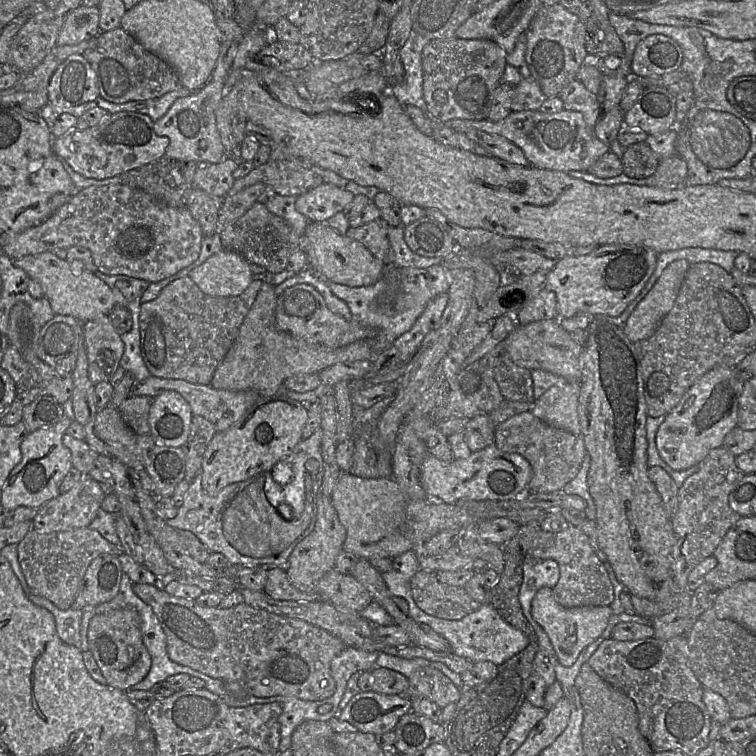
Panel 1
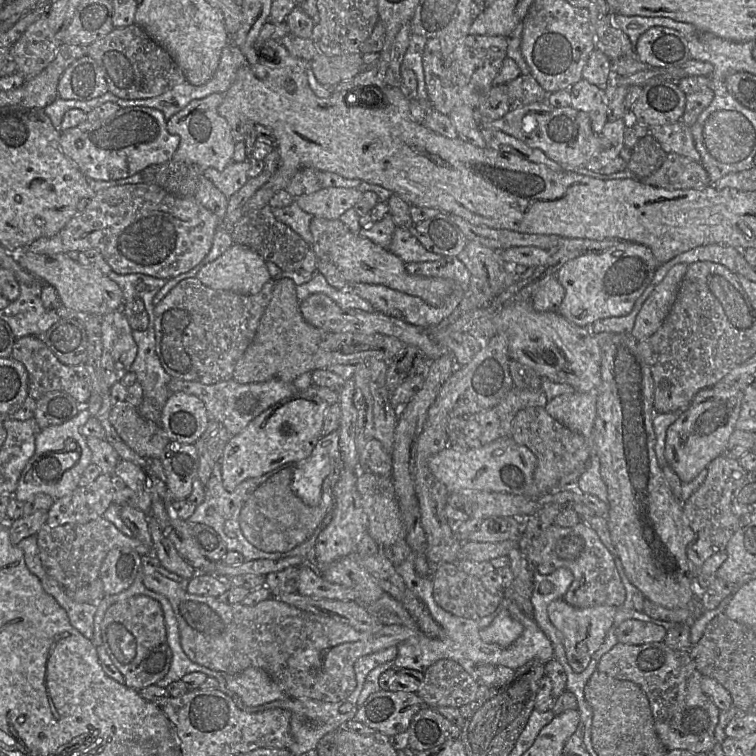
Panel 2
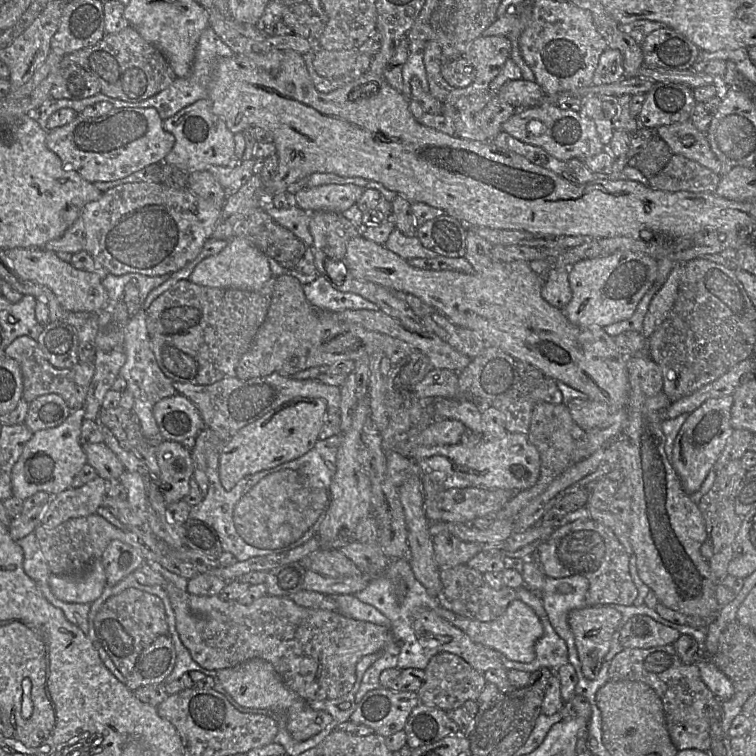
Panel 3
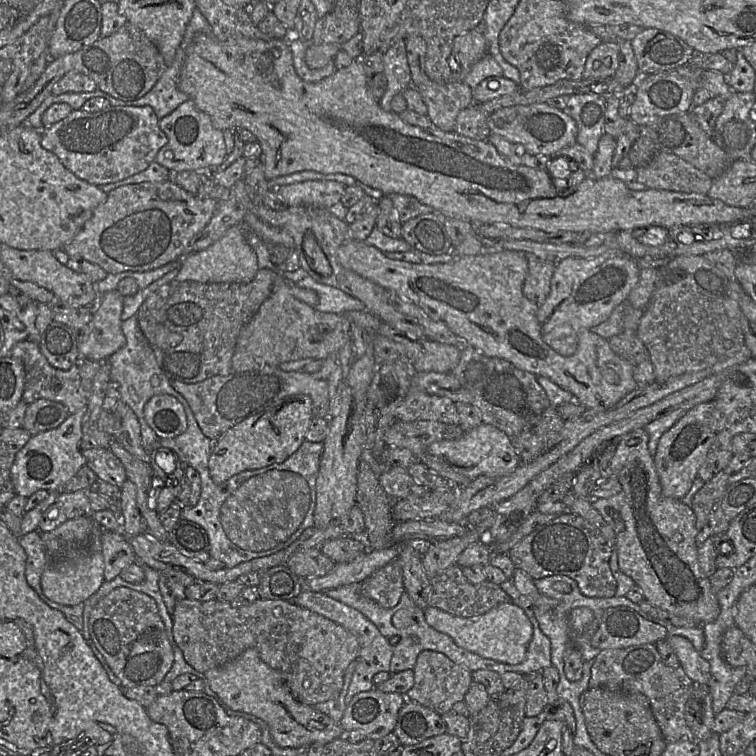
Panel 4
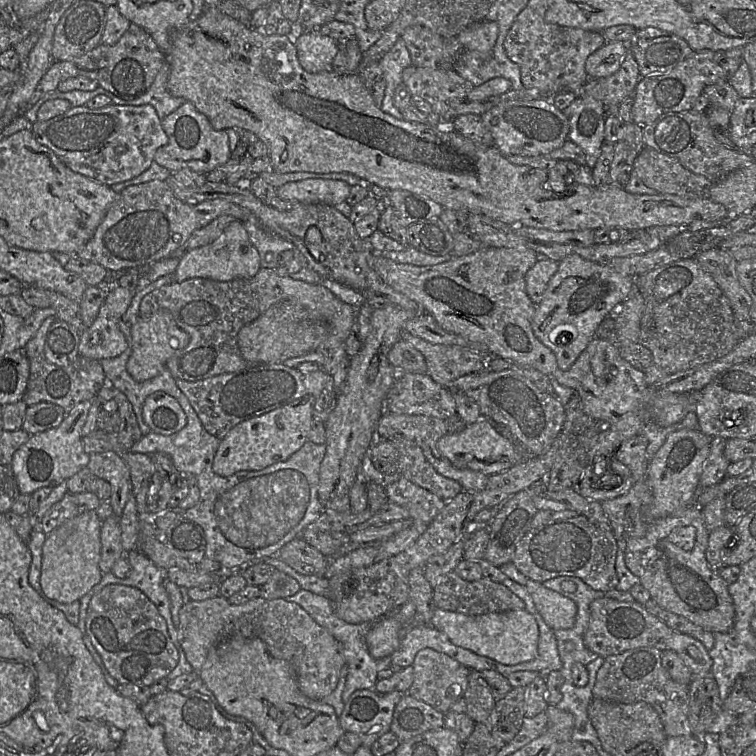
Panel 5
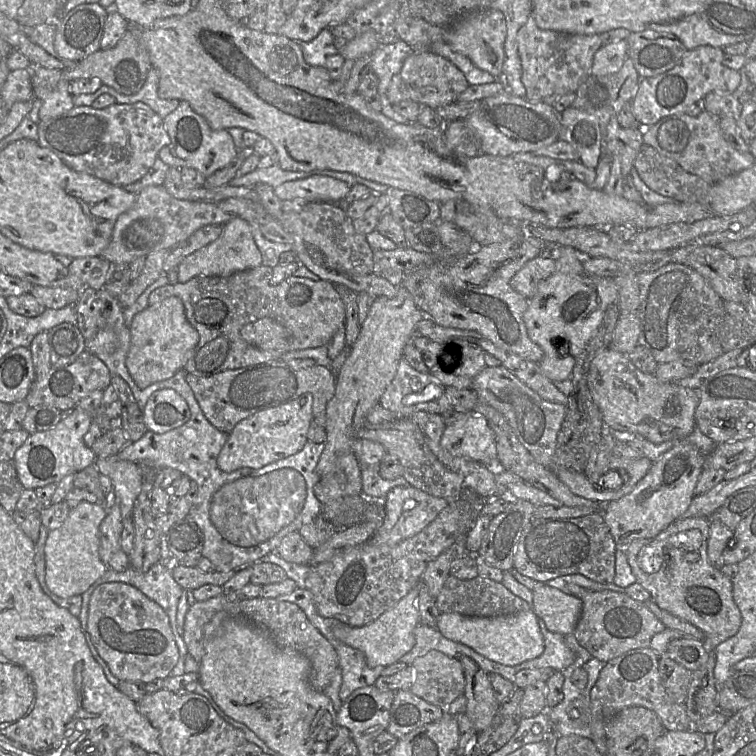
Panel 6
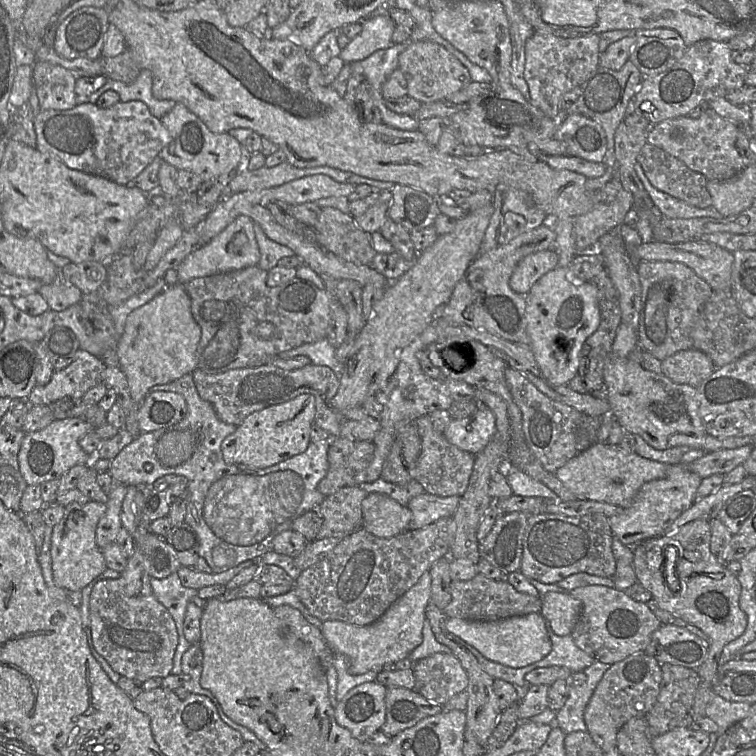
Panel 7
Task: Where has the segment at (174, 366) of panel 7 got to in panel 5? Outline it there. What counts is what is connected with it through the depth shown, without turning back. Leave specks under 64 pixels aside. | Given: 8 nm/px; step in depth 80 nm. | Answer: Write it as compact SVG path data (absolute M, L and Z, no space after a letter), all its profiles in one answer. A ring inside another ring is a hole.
M159 310L148 318L137 317L131 325L133 349L126 368L131 377L144 382L158 376L164 369L167 360L177 351L187 347L189 335L175 322L168 310Z

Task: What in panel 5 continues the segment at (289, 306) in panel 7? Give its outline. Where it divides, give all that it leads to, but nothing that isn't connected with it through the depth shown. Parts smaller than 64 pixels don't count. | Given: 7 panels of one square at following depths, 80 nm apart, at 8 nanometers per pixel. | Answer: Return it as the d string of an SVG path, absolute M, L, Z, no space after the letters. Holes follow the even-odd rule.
M260 268L251 278L216 281L204 278L172 282L148 295L140 304L138 317L148 318L159 310L168 310L176 324L190 337L184 349L166 362L166 369L174 379L196 382L224 373L244 370L248 362L242 357L237 337L240 329L254 321L279 302L293 302L293 319L326 322L329 332L316 351L326 354L344 344L356 320L357 309L336 297L321 284L311 284L280 276L276 269Z

